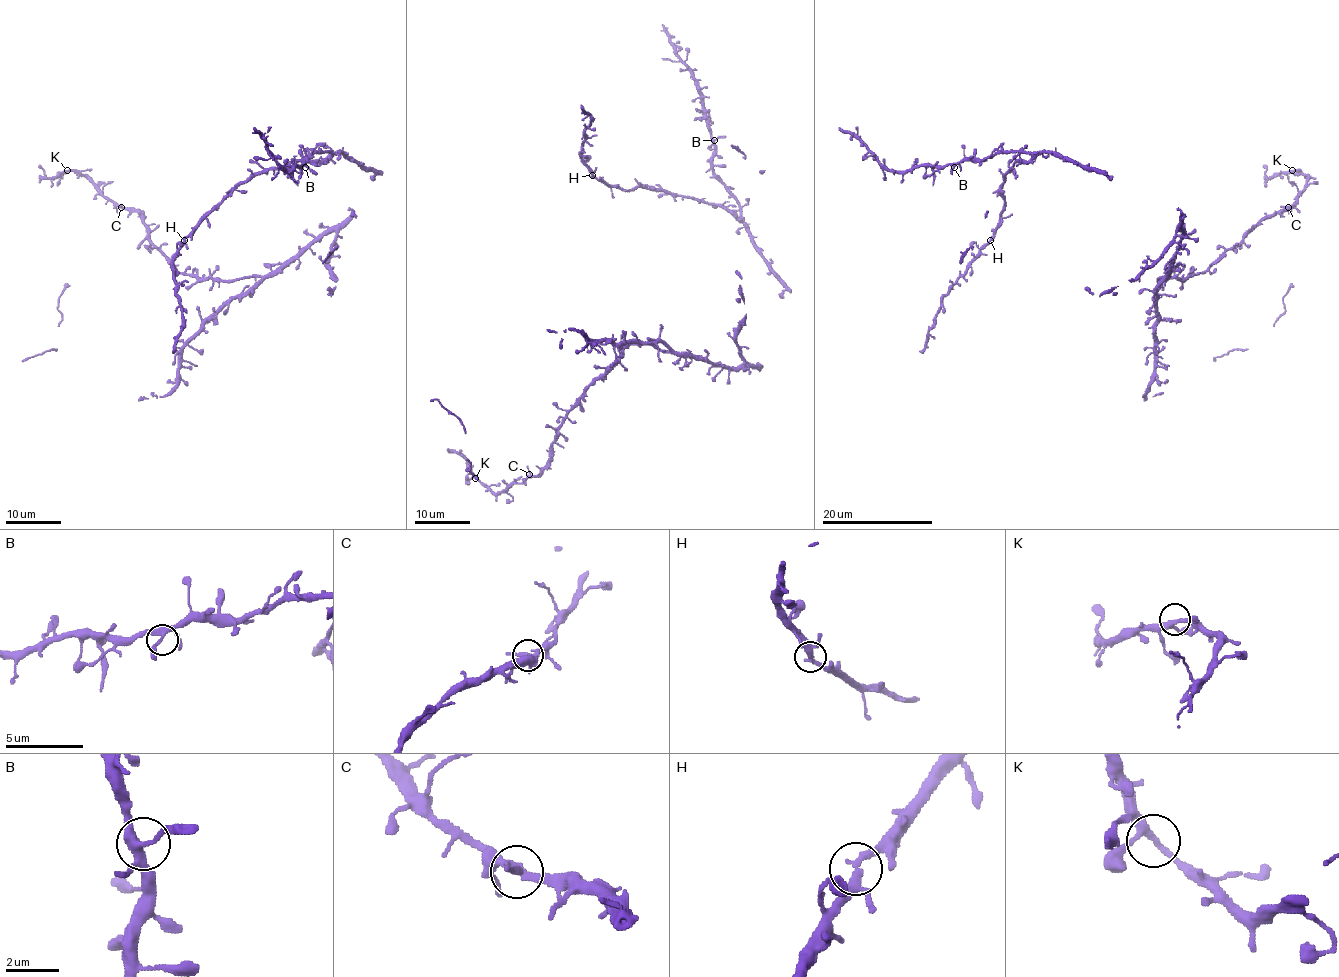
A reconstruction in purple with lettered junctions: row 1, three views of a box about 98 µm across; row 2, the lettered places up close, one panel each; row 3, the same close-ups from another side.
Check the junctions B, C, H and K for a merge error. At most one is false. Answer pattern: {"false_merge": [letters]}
{"false_merge": []}

